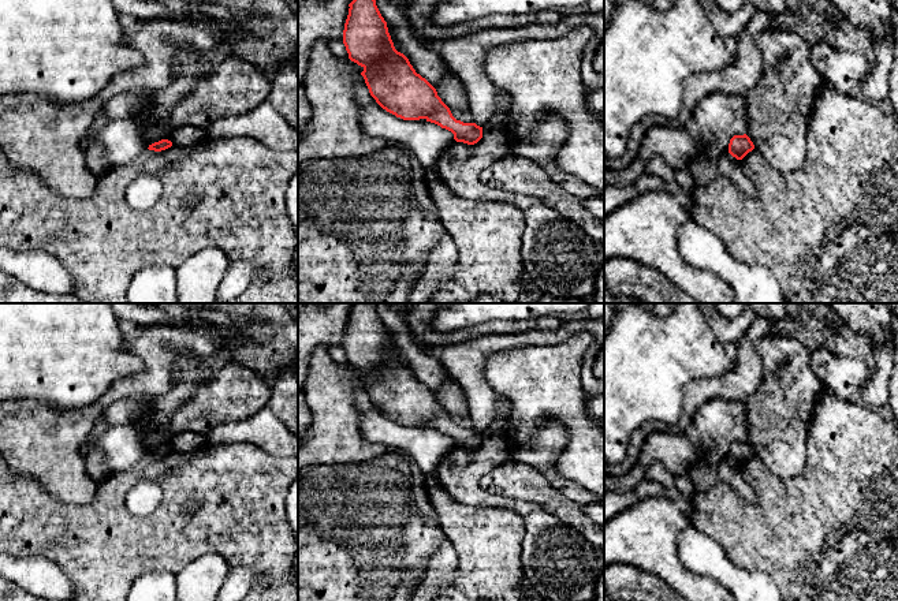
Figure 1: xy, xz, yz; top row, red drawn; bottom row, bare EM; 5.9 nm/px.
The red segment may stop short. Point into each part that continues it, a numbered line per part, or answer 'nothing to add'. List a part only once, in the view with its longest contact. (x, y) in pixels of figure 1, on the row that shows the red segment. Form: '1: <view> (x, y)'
nothing to add

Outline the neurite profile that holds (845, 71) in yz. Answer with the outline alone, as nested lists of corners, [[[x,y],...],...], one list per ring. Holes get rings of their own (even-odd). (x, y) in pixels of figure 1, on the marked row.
[[[826,41],[811,46],[809,60],[826,85],[843,94],[854,94],[872,70],[862,53],[838,51]]]

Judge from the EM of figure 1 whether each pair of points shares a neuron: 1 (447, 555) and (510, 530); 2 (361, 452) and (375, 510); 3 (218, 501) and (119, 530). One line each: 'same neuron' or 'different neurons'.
1: different neurons
2: different neurons
3: same neuron

